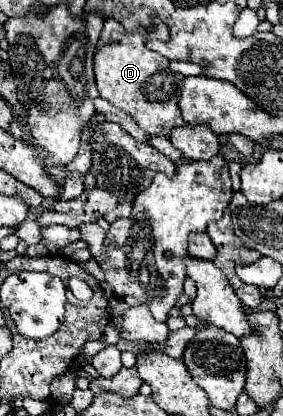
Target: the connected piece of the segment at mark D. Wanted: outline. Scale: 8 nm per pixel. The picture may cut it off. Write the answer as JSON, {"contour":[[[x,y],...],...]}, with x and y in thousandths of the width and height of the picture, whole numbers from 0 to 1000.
{"contour":[[[544,43],[544,72],[537,77],[516,77],[516,70],[488,67],[481,77],[466,82],[445,82],[438,101],[424,106],[375,106],[360,111],[339,135],[332,135],[332,178],[339,178],[339,207],[346,207],[346,221],[367,240],[396,245],[410,260],[452,269],[459,279],[473,279],[481,298],[516,313],[523,322],[565,322],[565,327],[601,327],[601,313],[622,308],[622,303],[643,303],[650,288],[636,279],[636,260],[629,260],[629,216],[643,212],[643,183],[636,178],[615,178],[601,173],[594,163],[594,144],[572,139],[558,125],[537,125],[516,115],[516,101],[530,91],[551,91],[565,96],[594,96],[597,72],[587,58],[565,50],[562,43]]]}

